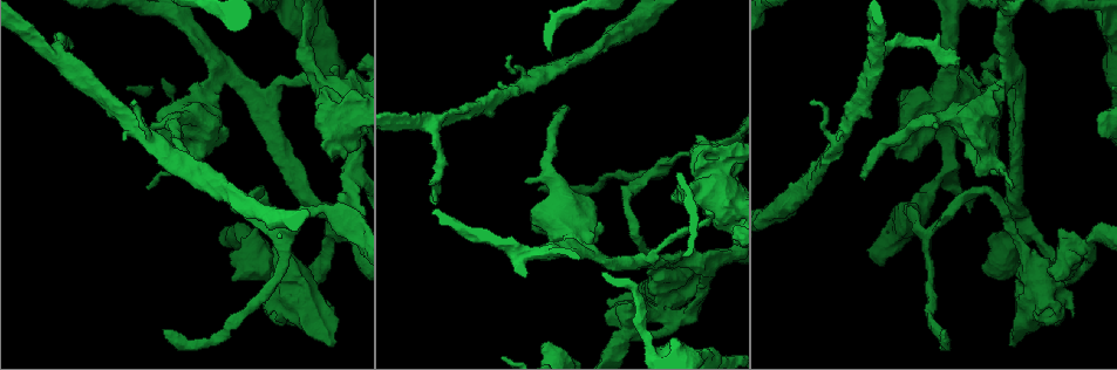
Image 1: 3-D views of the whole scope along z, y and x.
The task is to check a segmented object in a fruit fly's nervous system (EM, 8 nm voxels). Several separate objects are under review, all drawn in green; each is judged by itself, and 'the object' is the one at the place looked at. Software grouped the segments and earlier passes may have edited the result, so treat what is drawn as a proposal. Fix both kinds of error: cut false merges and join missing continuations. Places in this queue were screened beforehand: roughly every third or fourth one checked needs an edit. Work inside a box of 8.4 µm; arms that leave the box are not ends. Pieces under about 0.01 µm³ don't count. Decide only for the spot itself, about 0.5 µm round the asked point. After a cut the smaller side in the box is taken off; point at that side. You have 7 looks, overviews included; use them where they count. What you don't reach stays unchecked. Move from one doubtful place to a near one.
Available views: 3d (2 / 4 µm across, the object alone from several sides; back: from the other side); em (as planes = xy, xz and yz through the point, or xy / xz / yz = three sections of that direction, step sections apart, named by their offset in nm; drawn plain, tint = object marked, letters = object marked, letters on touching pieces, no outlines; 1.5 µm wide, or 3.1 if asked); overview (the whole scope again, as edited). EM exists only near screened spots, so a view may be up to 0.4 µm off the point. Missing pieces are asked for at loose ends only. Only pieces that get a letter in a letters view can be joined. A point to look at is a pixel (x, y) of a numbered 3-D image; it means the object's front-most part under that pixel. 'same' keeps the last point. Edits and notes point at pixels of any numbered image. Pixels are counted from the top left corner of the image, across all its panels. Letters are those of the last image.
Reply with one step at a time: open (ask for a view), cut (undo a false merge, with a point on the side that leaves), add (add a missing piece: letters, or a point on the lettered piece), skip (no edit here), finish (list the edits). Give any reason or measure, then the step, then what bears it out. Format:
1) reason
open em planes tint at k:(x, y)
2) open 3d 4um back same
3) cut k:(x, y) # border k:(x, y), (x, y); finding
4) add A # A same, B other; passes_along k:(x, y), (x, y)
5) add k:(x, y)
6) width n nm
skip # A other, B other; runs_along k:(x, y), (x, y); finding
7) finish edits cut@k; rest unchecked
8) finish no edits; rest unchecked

long arm stops here
open em planes letters at 1:(945, 331)

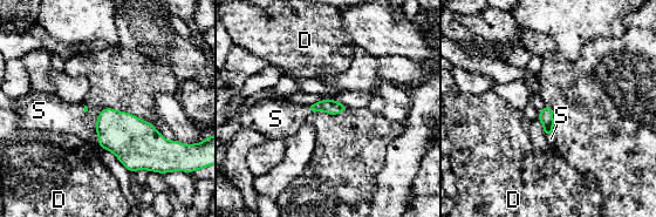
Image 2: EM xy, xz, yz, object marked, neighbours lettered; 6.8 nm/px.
add S # D other, S same; passes_along 2:(134, 141), (98, 137), (68, 117); the neuron continues

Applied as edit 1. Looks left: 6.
open overview

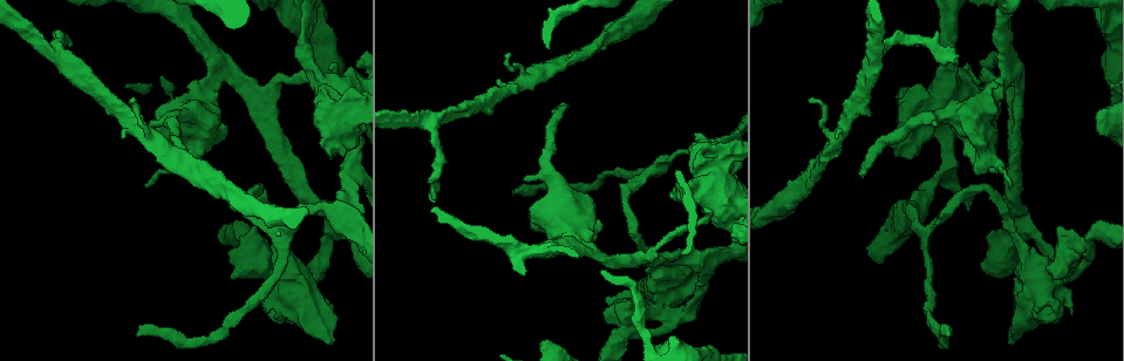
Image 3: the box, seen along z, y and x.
an open end
open em planes letters at 3:(564, 102)

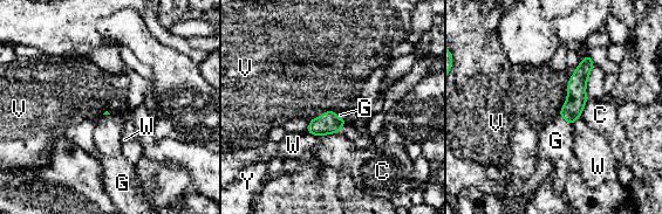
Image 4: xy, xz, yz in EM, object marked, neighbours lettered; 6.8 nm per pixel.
add G # C other, G same, V other, W other, Y other; passes_along 4:(577, 97), (565, 119), (555, 140); it goes on there

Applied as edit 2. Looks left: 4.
redraw
open overview

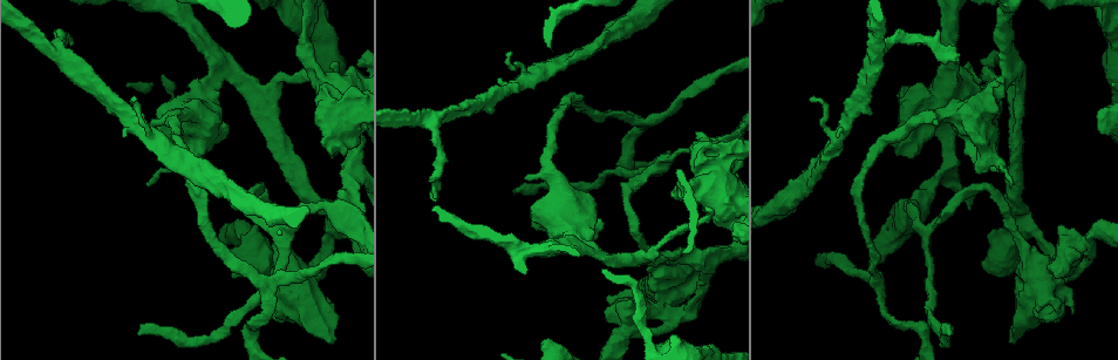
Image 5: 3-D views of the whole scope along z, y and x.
free end
open 3d 4um at 5:(954, 48)

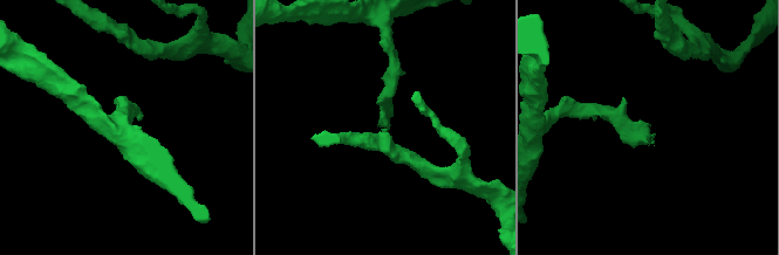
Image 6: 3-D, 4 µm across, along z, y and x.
open em planes tint at 6:(388, 129)

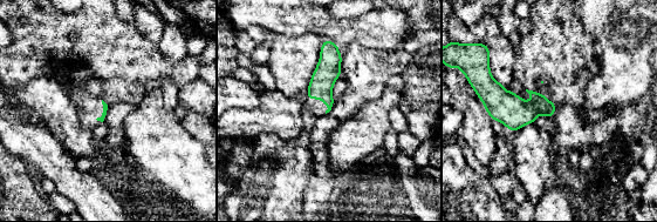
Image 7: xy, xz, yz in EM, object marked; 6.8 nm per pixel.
open em planes letters same

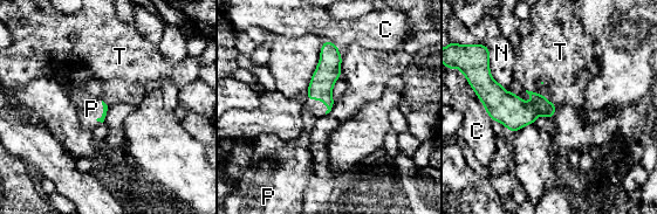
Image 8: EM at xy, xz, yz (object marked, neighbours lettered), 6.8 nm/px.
longest_contact T 240 nm
add P # C other, N other, P same, T other; passes_along 8:(328, 70), (321, 101), (312, 110); it goes on there

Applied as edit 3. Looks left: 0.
finish edits add@2, add@4, add@8; rest unchecked

